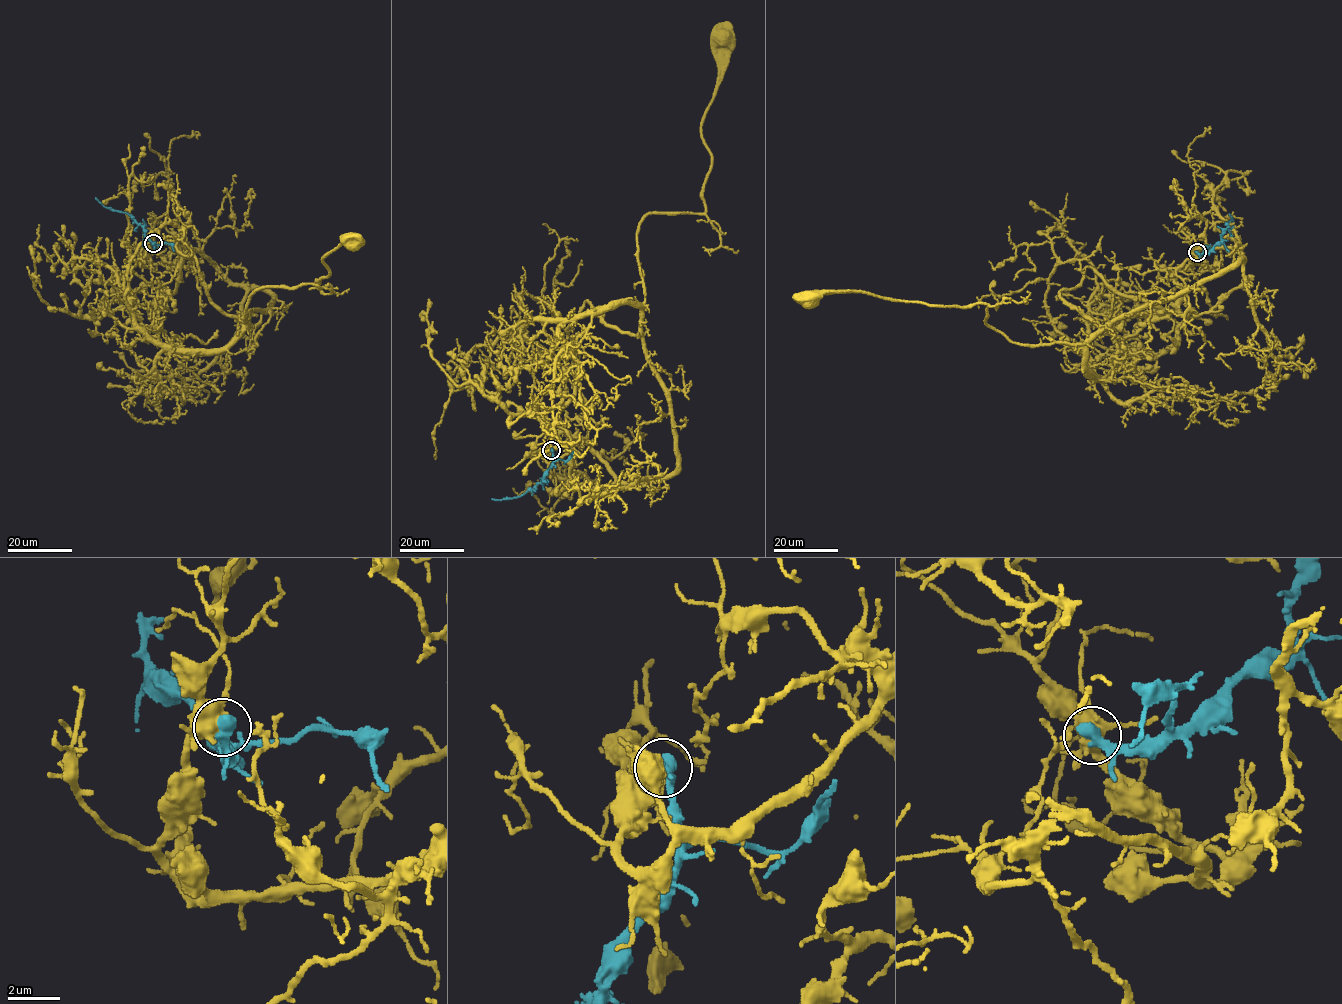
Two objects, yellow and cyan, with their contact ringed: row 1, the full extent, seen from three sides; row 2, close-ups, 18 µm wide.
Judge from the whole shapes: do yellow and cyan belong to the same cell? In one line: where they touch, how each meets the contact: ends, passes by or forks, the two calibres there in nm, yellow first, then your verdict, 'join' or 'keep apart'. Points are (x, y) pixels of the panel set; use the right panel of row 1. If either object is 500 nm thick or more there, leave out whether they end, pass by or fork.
place (1197, 252); calibres 440 and 600 nm; keep apart

